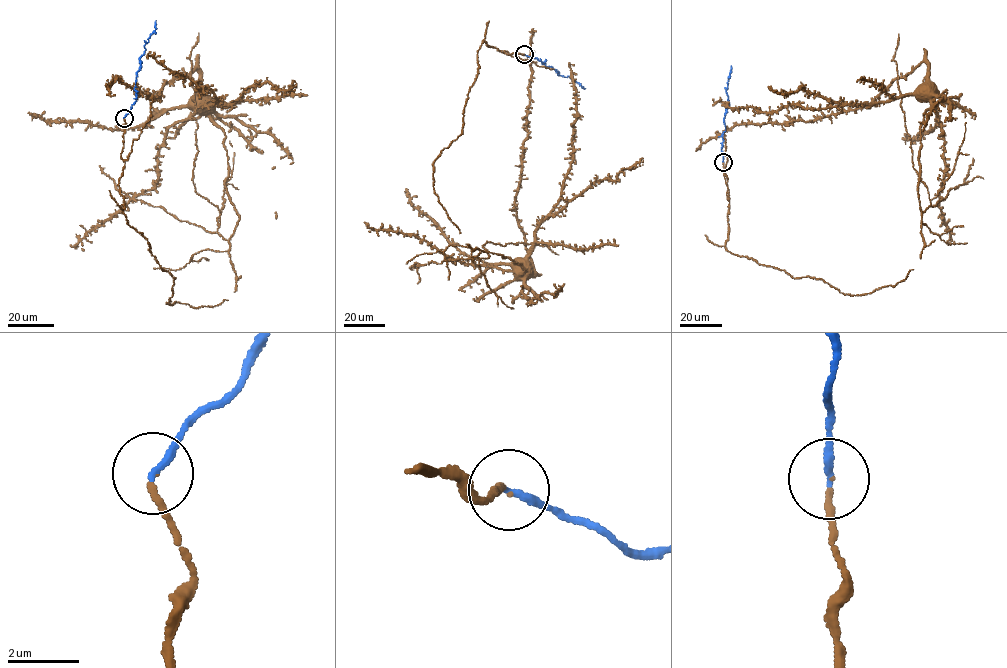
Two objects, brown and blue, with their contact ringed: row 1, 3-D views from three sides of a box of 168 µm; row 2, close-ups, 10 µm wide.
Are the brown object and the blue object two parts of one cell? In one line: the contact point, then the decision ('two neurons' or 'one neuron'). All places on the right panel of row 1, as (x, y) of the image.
(723, 162) | one neuron

